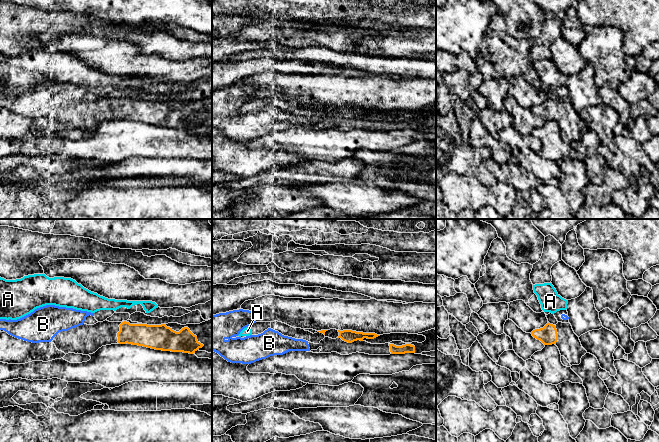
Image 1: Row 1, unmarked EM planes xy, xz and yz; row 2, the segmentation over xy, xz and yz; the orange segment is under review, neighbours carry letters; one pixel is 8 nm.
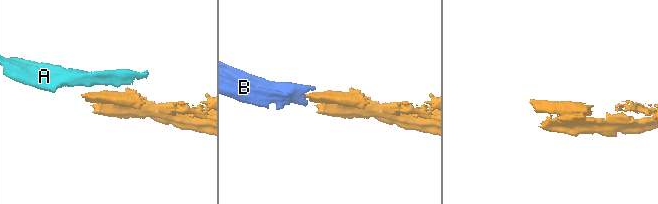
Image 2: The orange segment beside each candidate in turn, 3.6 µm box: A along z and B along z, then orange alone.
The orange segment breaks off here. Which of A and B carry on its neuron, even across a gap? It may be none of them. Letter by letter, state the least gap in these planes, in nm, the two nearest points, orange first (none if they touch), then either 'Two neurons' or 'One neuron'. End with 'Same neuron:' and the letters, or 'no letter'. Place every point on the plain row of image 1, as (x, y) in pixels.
A: Distance 80 nm. Across: yz (549, 99), (552, 89). Two neurons
B: Distance 90 nm. Across: yz (554, 101), (561, 93). One neuron
Same neuron: B

